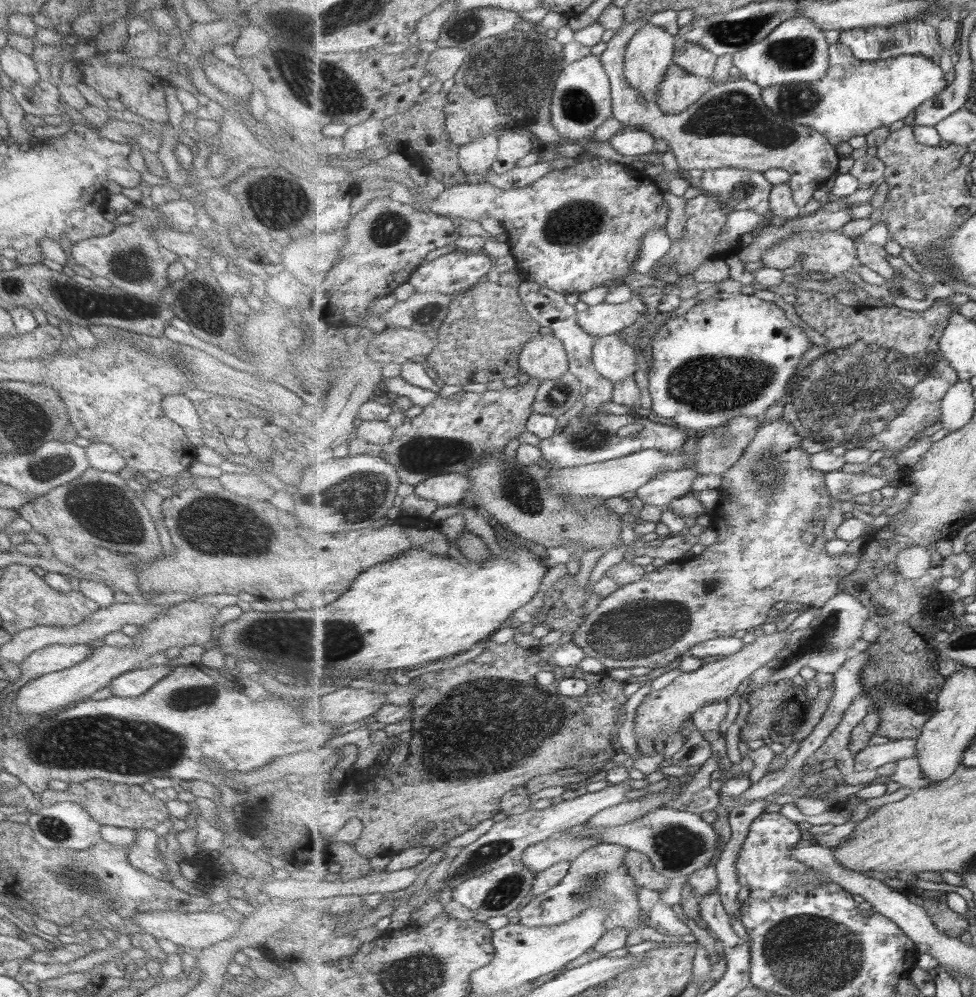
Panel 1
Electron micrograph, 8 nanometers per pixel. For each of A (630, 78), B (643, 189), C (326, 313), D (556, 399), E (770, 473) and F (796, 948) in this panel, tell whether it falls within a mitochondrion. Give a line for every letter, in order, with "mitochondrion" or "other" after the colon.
A: other
B: other
C: other
D: mitochondrion
E: mitochondrion
F: mitochondrion

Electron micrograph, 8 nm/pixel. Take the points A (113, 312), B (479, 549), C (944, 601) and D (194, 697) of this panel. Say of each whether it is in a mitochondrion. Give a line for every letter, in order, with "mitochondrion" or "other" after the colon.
A: other
B: other
C: other
D: mitochondrion

